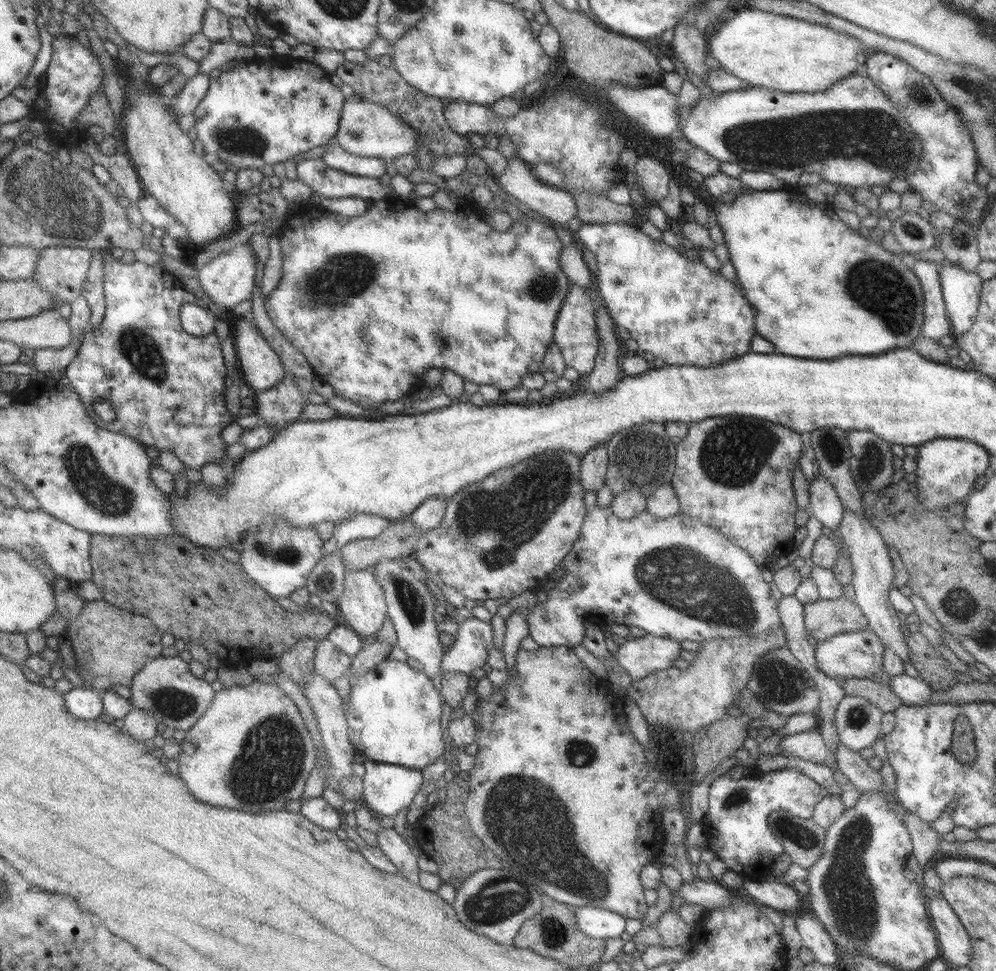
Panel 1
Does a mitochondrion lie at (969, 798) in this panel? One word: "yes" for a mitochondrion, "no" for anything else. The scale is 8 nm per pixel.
no

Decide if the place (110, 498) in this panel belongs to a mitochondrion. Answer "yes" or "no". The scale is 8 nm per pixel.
yes

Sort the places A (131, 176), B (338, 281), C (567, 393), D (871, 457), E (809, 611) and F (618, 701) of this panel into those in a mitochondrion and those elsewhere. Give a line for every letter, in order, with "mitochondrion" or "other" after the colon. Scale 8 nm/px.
A: other
B: mitochondrion
C: other
D: mitochondrion
E: other
F: other

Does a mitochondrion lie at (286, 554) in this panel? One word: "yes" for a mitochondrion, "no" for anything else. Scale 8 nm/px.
yes

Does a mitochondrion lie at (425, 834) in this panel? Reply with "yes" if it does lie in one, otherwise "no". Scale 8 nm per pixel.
no

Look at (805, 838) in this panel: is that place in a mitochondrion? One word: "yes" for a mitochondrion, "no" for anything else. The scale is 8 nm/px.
yes

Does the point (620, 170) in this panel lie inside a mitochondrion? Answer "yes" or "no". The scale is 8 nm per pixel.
no

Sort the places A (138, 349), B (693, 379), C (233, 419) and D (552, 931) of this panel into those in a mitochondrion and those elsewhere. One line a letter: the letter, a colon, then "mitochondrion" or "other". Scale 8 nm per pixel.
A: mitochondrion
B: other
C: other
D: mitochondrion

